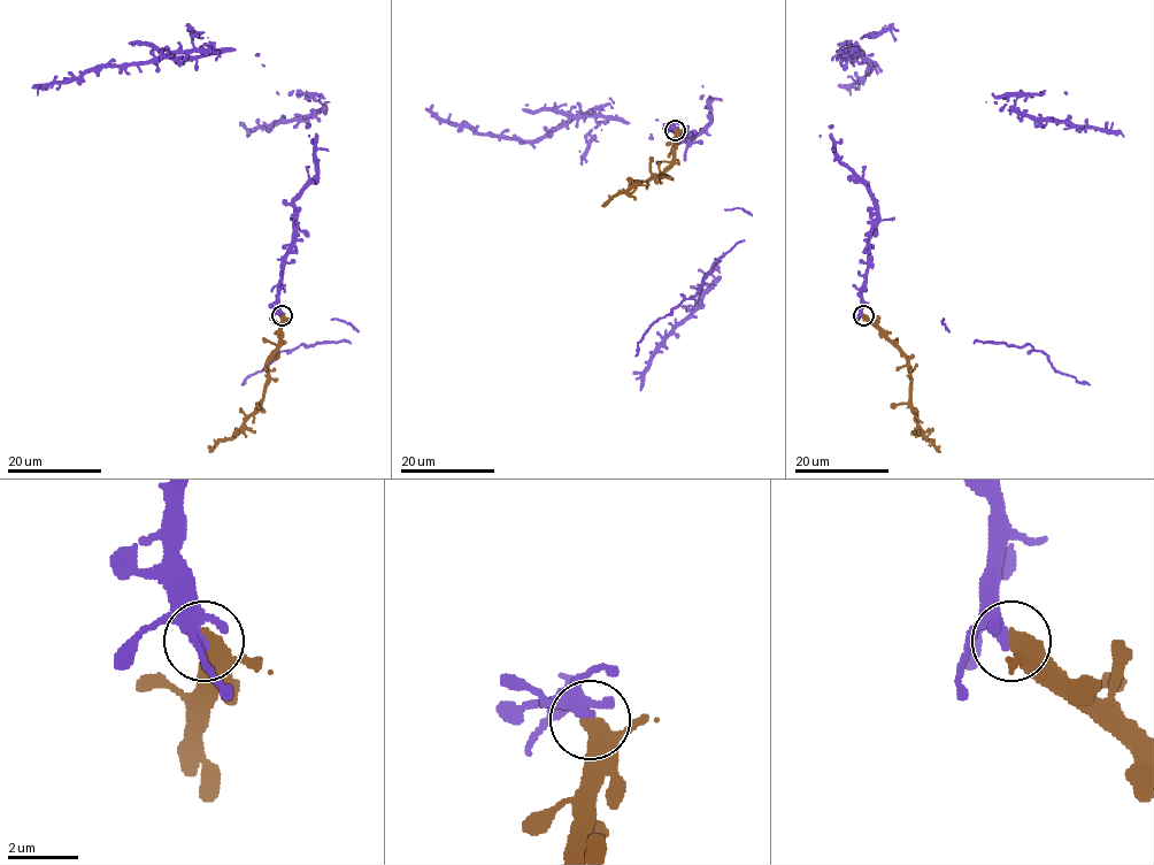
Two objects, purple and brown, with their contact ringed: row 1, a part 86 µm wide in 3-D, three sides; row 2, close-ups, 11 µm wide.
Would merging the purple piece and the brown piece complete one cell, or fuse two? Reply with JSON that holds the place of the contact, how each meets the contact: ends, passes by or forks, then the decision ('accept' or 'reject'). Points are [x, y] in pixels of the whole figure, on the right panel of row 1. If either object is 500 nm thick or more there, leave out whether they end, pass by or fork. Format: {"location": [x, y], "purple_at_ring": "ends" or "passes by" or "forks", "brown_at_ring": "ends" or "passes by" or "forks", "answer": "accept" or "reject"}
{"location": [863, 315], "purple_at_ring": "forks", "brown_at_ring": "passes by", "answer": "accept"}

